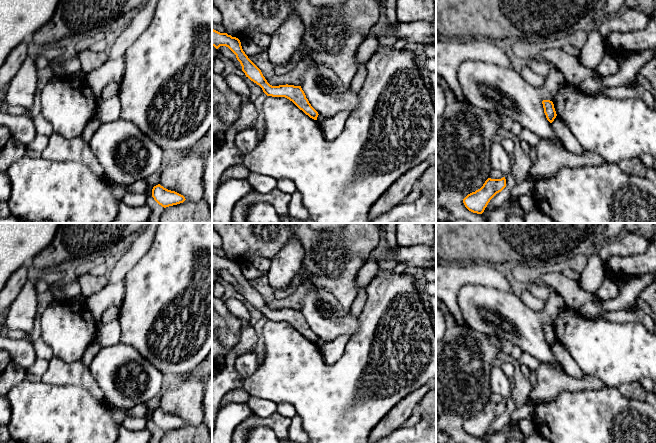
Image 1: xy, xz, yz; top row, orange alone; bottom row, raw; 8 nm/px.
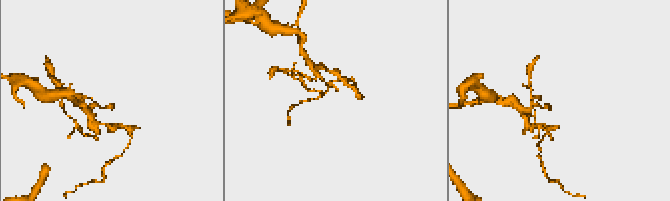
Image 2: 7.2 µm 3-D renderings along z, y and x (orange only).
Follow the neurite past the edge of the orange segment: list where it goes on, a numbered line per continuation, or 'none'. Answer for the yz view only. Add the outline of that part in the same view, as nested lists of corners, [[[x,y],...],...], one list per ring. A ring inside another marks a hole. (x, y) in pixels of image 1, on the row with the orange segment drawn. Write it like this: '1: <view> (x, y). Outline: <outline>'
none

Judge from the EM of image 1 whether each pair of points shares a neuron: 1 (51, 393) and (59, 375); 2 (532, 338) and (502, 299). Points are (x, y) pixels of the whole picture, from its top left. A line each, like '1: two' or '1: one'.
1: two
2: one

